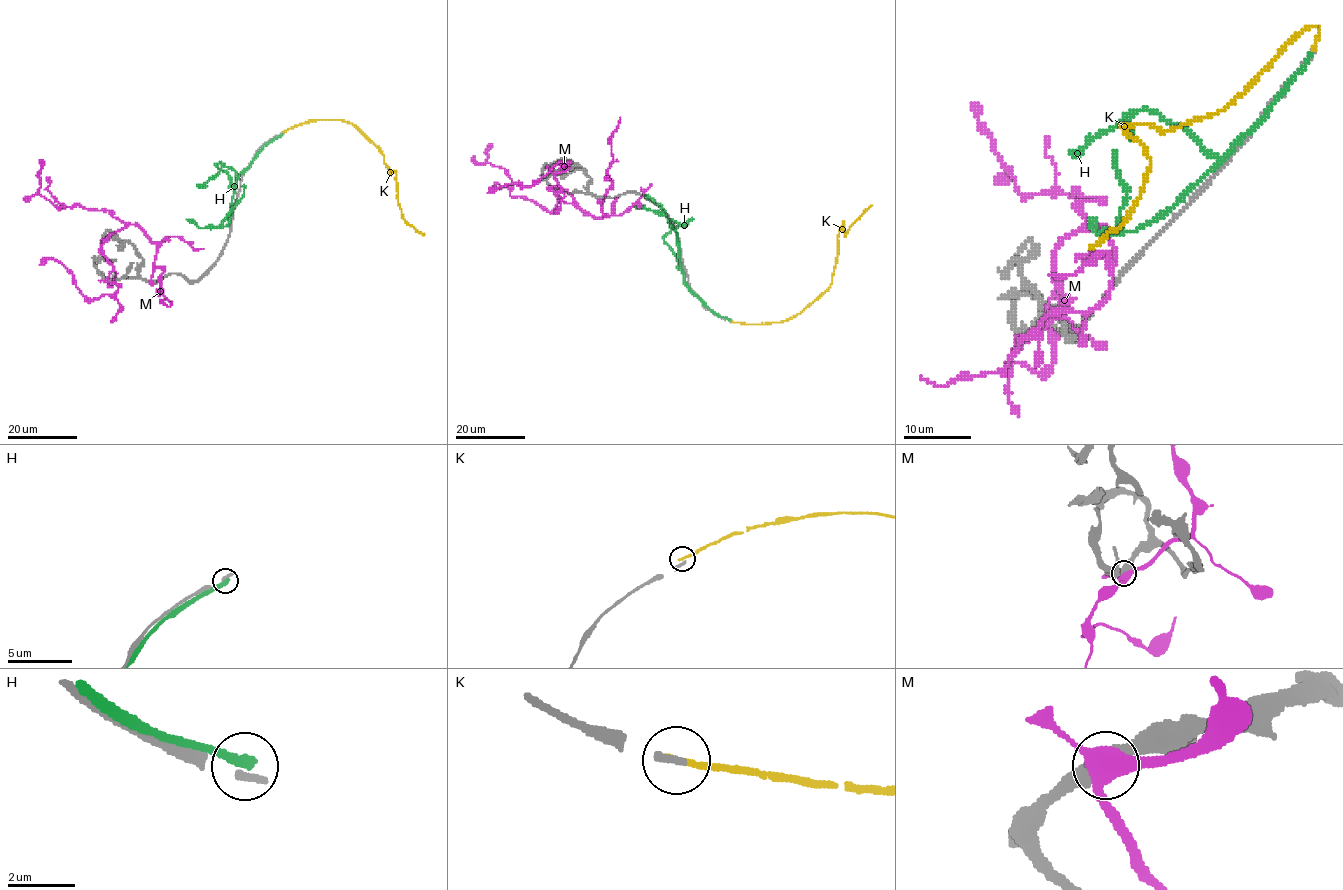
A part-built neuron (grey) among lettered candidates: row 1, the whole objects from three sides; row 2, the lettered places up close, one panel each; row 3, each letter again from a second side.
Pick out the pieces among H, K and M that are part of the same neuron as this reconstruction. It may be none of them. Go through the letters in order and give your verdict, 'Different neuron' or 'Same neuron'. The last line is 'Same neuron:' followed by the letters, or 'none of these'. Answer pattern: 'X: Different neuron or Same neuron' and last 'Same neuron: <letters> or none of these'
H: Different neuron
K: Different neuron
M: Different neuron
Same neuron: none of these

